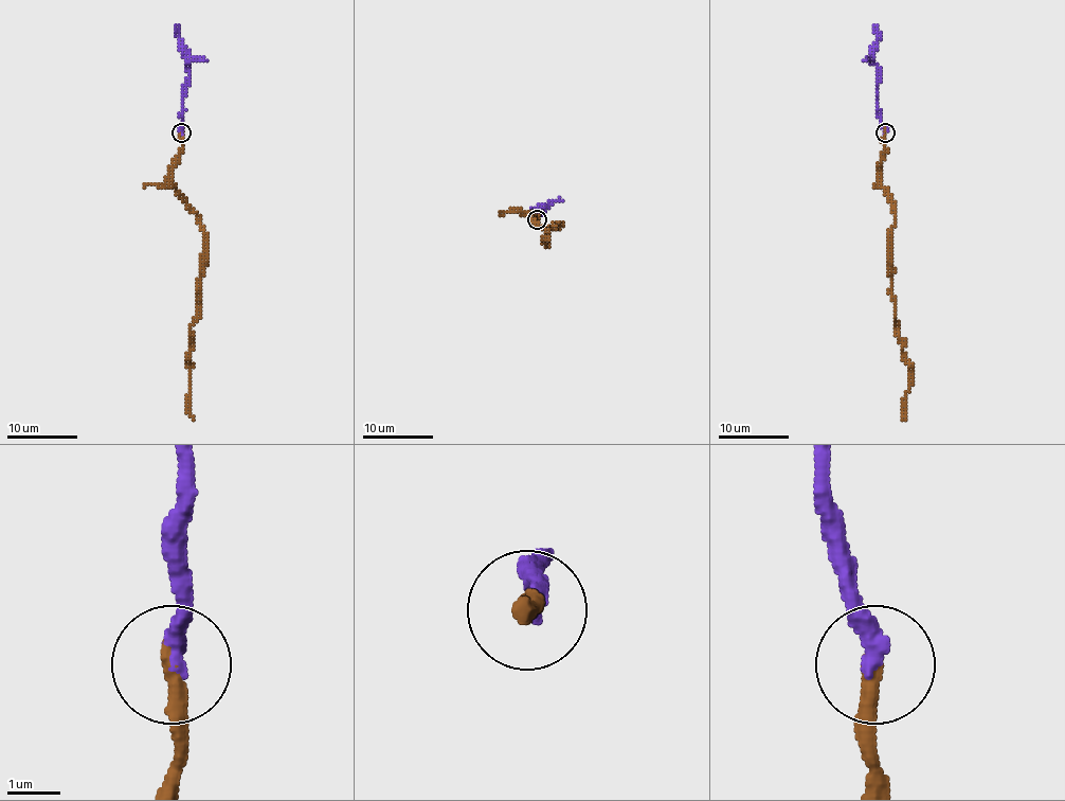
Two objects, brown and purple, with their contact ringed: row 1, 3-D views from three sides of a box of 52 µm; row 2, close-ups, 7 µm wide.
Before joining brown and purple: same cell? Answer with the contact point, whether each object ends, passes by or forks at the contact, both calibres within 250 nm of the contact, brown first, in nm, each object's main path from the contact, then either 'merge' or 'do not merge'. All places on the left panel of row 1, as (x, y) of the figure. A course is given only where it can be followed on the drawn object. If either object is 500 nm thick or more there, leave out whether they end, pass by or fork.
(181, 132) | brown ends | purple ends | 360/340 nm | brown via (181, 131), (172, 184), (197, 216), (204, 235), (197, 317), (191, 327), (188, 413), (194, 419) | purple via (181, 131), (183, 86), (188, 75), (188, 64), (186, 49), (175, 24) | merge

